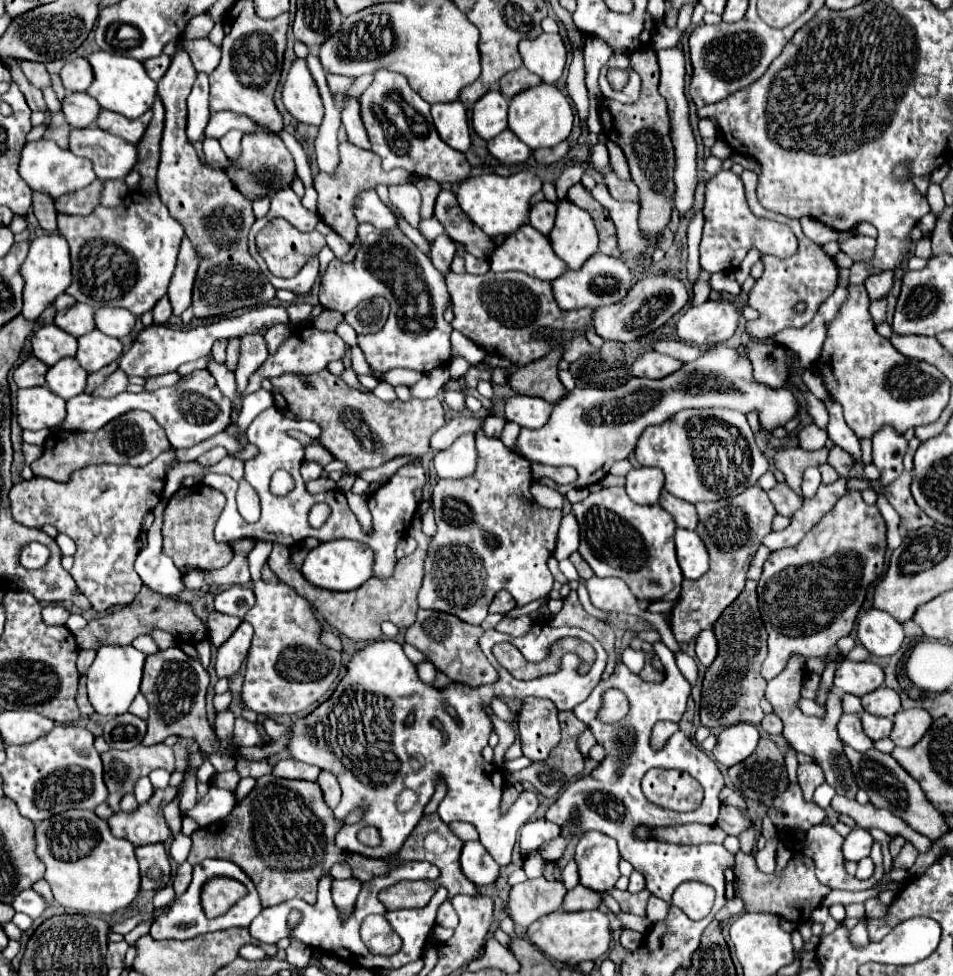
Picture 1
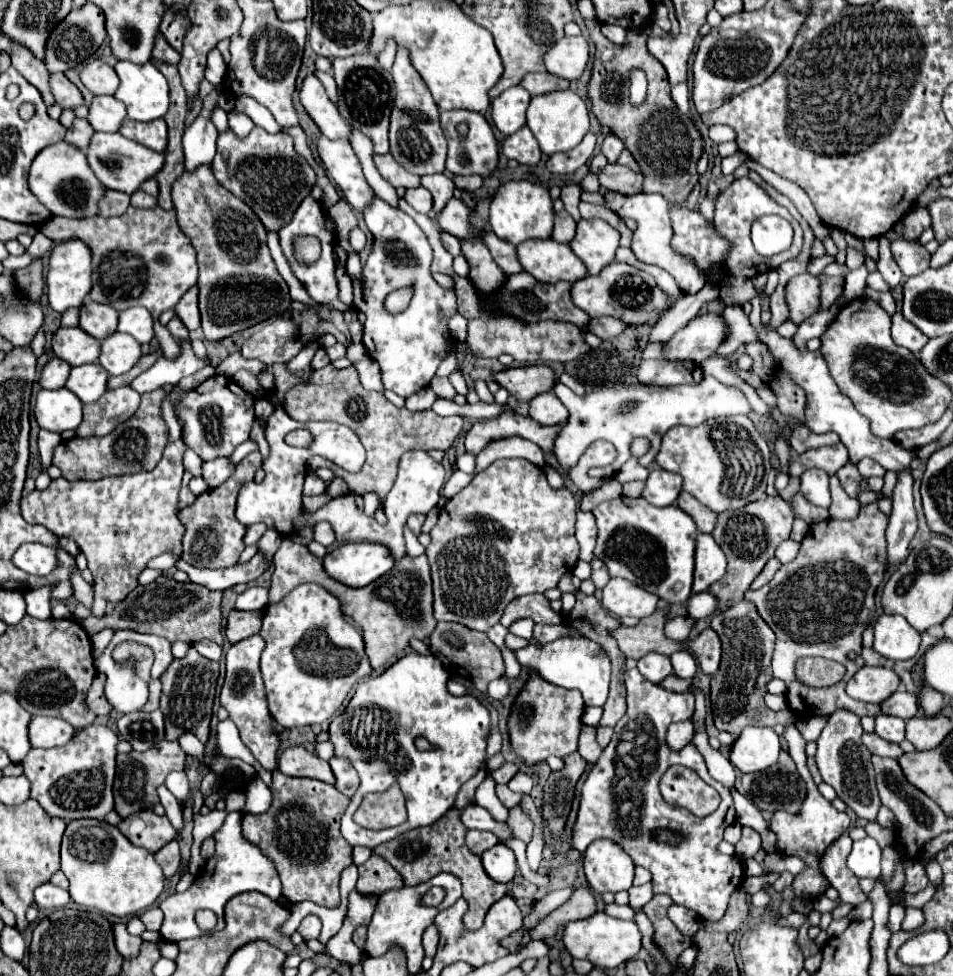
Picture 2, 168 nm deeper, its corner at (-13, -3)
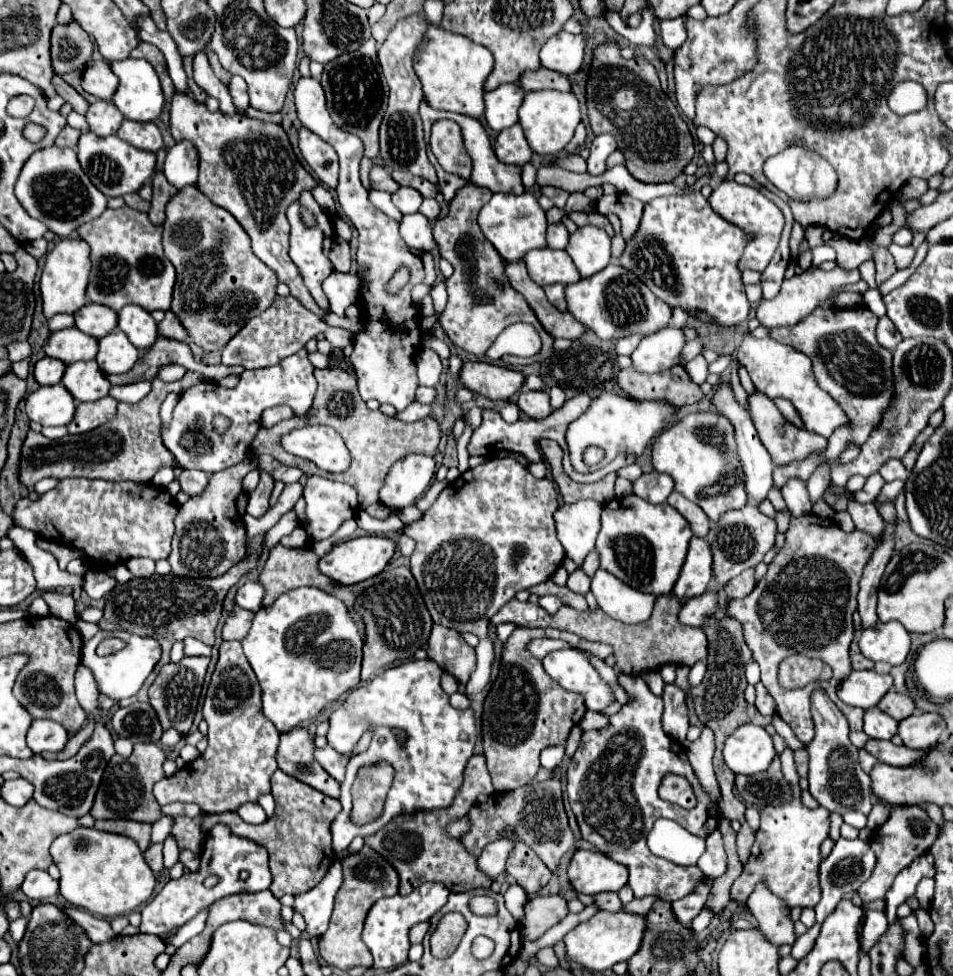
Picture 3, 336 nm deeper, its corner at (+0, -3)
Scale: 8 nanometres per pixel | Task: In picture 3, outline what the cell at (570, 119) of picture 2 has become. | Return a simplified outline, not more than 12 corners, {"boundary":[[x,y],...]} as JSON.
{"boundary":[[527,92],[519,124],[537,154],[557,154],[581,122],[571,92]]}

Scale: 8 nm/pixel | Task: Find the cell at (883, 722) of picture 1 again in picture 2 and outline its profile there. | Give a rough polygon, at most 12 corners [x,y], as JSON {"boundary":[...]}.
{"boundary":[[876,716],[876,734],[888,742],[904,740],[904,720]]}

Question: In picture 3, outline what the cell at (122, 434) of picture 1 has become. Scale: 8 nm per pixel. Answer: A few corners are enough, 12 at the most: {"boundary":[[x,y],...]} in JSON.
{"boundary":[[187,372],[103,426],[61,440],[27,432],[19,478],[151,482],[171,464],[159,406]]}

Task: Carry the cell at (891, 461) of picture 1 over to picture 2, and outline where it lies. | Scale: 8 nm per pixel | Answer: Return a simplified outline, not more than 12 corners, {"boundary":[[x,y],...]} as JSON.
{"boundary":[[898,472],[886,528],[888,568],[898,566],[916,534],[912,474]]}

